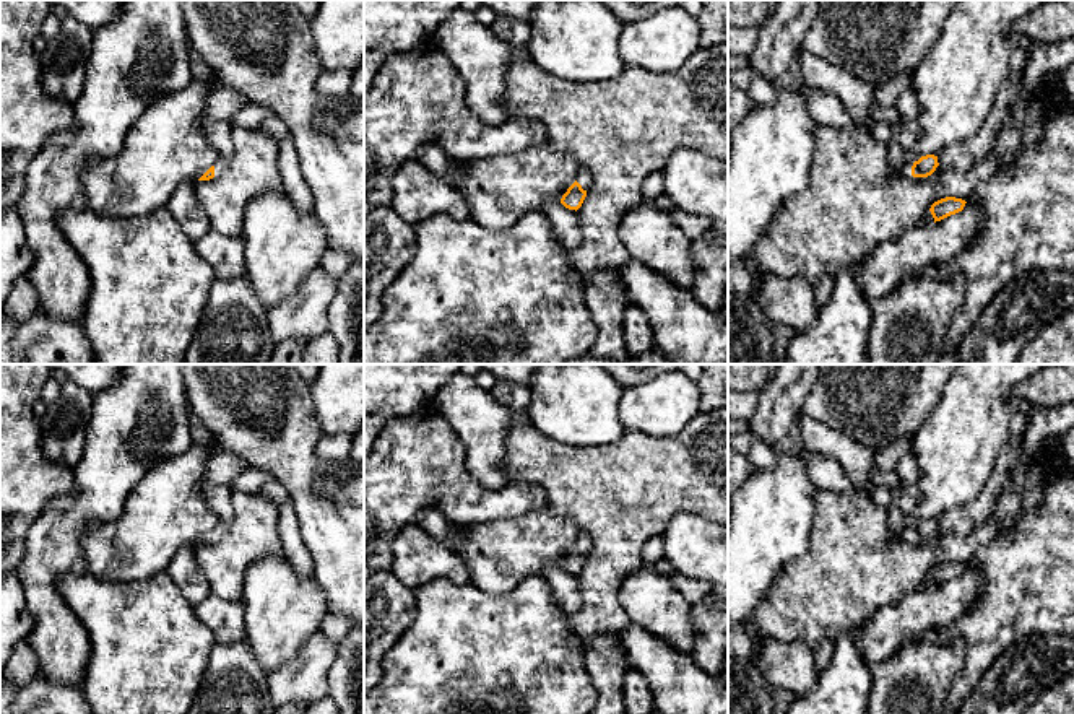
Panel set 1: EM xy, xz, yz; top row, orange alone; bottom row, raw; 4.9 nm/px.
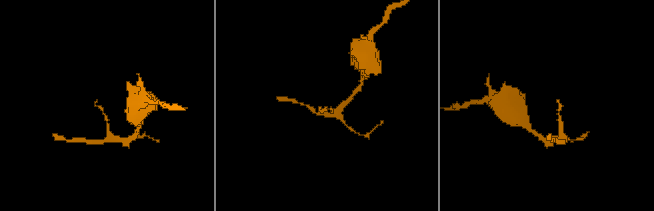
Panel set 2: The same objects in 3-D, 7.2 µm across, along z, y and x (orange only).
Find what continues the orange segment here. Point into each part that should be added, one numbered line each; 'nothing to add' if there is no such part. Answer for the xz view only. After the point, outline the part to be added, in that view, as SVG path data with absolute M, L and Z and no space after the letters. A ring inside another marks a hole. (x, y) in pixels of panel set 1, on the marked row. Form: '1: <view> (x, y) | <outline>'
1: xz (582, 176) | M578 166L575 181L582 185L583 190L587 190L590 187L590 172L583 166Z

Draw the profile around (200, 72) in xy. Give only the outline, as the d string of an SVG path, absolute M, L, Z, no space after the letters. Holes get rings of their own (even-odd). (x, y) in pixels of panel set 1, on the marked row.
M190 41L187 42L188 59L190 59L190 70L192 78L208 85L210 88L218 88L219 83L213 73L213 70L205 63L200 54L192 47Z

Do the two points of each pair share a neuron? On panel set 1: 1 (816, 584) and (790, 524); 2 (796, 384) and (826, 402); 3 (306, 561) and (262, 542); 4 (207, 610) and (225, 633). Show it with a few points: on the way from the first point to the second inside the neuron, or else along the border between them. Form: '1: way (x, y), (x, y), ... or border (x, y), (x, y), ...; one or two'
1: border (814, 518), (809, 548), (792, 558), (774, 578); two
2: border (818, 381), (801, 412); two
3: border (277, 514), (277, 532), (285, 555); two
4: way (212, 615), (225, 628); one

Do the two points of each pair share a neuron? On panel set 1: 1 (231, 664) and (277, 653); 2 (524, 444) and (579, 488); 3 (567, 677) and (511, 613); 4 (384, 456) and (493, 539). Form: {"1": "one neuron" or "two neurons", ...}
{"1": "two neurons", "2": "one neuron", "3": "one neuron", "4": "two neurons"}

